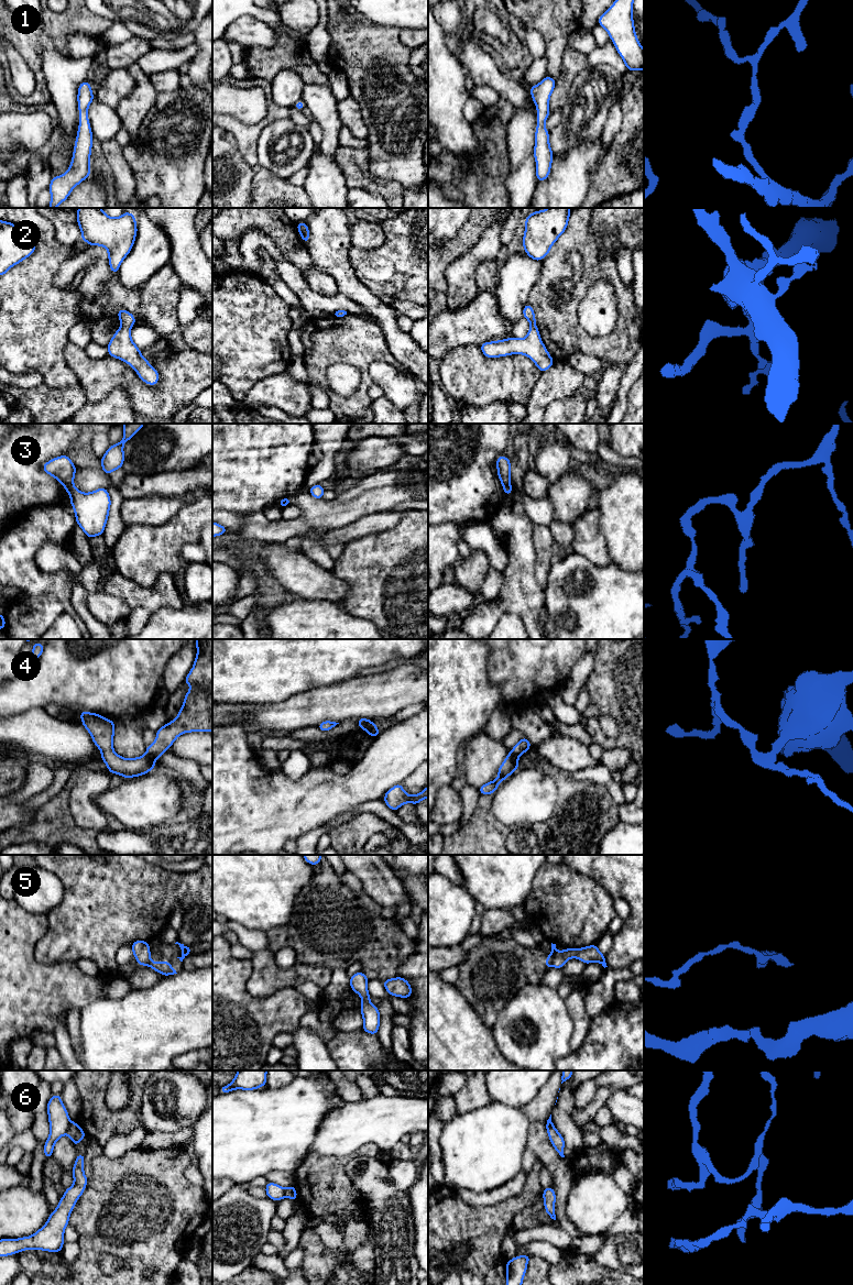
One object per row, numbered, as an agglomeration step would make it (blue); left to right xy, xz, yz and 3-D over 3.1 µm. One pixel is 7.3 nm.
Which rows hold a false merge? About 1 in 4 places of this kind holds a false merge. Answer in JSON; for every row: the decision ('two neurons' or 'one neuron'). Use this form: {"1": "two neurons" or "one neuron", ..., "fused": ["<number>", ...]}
{"1": "one neuron", "2": "one neuron", "3": "two neurons", "4": "two neurons", "5": "two neurons", "6": "two neurons", "fused": ["3", "4", "5", "6"]}

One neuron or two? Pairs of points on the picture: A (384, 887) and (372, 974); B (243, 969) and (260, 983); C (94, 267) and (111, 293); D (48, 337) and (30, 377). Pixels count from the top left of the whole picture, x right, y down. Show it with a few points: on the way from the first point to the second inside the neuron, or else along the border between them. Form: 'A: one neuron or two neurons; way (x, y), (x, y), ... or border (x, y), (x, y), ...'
A: two neurons; border (362, 890), (382, 907)
B: two neurons; border (251, 959), (247, 989), (263, 997)
C: one neuron; way (100, 274), (111, 286)
D: two neurons; border (11, 373), (24, 374), (36, 372), (43, 382)

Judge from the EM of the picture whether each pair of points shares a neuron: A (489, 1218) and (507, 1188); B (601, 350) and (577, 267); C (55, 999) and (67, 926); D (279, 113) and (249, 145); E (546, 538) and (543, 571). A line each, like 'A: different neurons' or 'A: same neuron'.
A: different neurons
B: different neurons
C: different neurons
D: same neuron
E: same neuron

